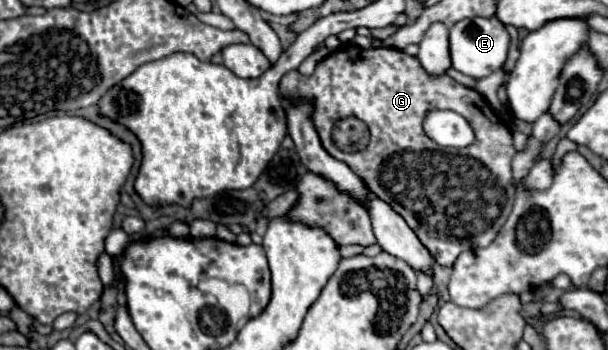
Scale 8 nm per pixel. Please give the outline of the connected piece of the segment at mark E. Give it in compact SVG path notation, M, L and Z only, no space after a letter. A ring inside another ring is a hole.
M496 16L492 18L466 18L456 22L450 28L450 56L452 56L452 66L472 78L484 78L492 74L496 68L500 68L506 62L508 54L508 44L510 36L506 32L506 26L498 22Z

